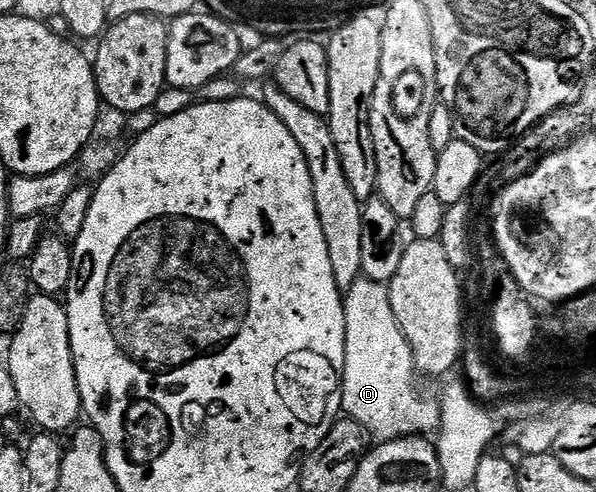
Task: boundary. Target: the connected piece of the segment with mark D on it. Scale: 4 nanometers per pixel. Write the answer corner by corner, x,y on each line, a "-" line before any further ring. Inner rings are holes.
360,279
351,288
345,289
344,303
346,306
346,365
342,371
340,389
342,412
349,419
360,422
378,442
433,433
442,423
442,406
435,397
433,400
432,397
425,396
421,386
418,385
420,373
414,361
414,351
396,322
396,314
392,314
389,287
375,280

